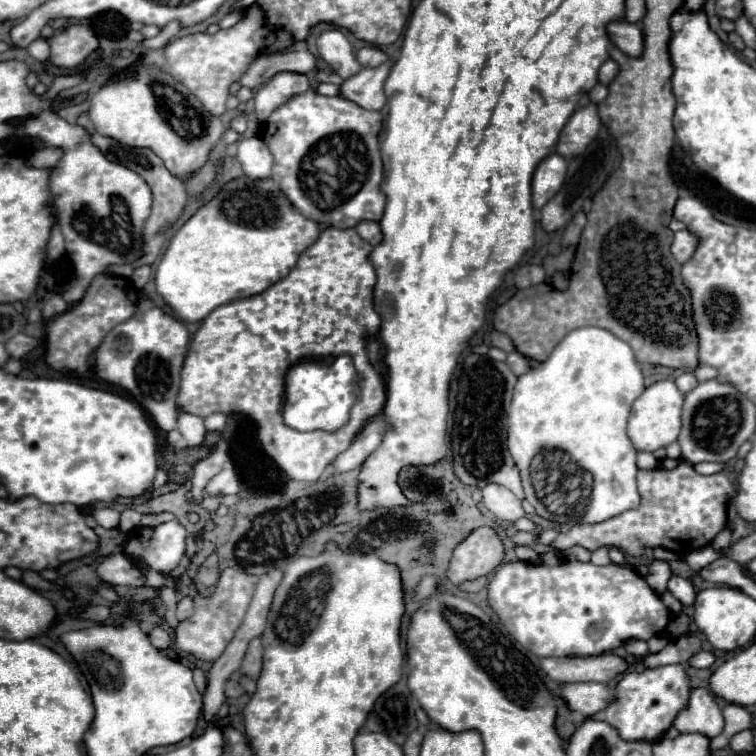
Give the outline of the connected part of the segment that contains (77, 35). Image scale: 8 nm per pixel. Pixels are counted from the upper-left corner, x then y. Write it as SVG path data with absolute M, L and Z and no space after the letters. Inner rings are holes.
M71 25L51 39L49 61L63 69L79 69L99 47L99 37L91 29L83 25Z

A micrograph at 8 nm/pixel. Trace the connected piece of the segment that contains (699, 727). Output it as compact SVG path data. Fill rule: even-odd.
M691 689L687 707L675 717L675 729L679 733L703 733L717 737L723 731L723 713L707 689Z

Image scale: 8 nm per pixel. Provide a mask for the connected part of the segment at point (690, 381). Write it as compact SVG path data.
M683 373L683 375L679 375L679 377L675 379L675 383L677 383L677 387L679 387L683 393L689 393L691 389L695 389L695 385L699 385L695 373Z

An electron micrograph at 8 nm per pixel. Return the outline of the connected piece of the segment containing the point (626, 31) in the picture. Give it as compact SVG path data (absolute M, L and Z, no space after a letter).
M611 21L607 25L609 39L627 55L639 57L643 51L643 31L639 25L629 21Z

